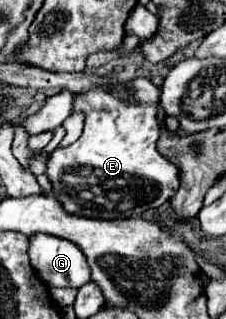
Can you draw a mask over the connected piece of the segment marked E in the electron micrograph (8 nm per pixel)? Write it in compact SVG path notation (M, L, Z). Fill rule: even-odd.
M145 78L135 80L133 102L121 102L115 94L107 90L91 90L83 94L75 94L75 110L83 110L87 114L85 130L81 138L67 146L51 152L47 176L53 184L53 194L63 202L63 208L71 214L87 216L87 218L133 218L141 216L145 210L159 208L165 204L179 188L179 168L157 152L159 124L153 122L153 114L159 102L159 90Z

